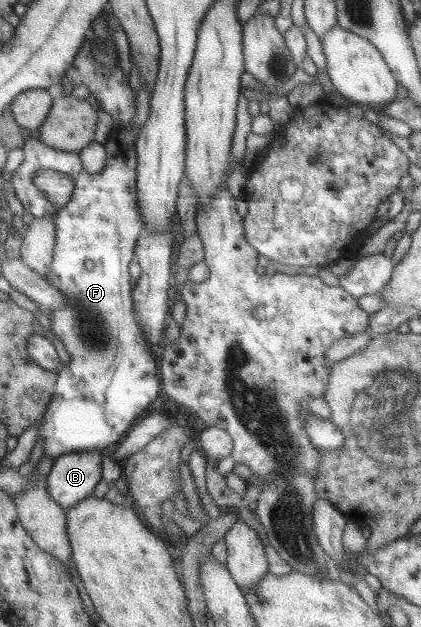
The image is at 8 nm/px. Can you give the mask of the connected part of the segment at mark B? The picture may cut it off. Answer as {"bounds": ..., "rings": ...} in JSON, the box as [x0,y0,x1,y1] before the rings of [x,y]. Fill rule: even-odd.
{"bounds":[47,451,101,511],"rings":[[[79,451],[60,455],[47,477],[50,494],[63,509],[69,511],[93,496],[101,483],[101,452]]]}

